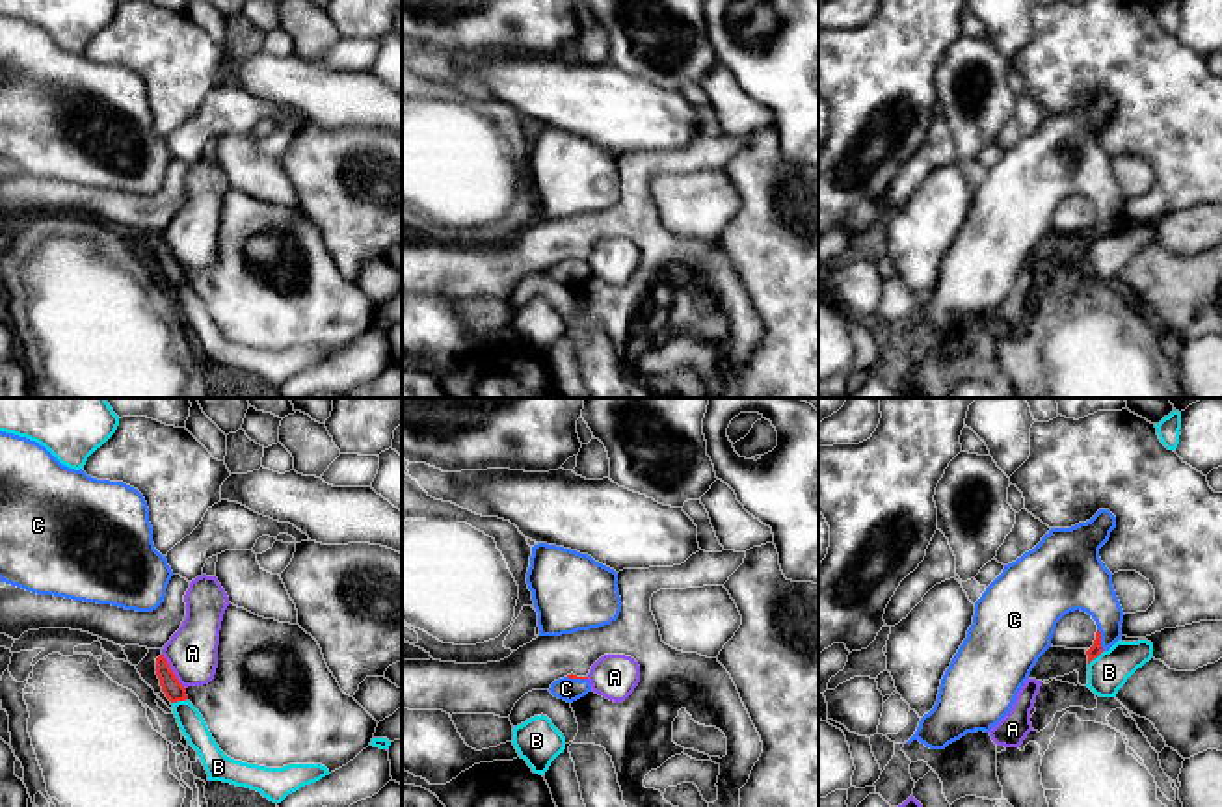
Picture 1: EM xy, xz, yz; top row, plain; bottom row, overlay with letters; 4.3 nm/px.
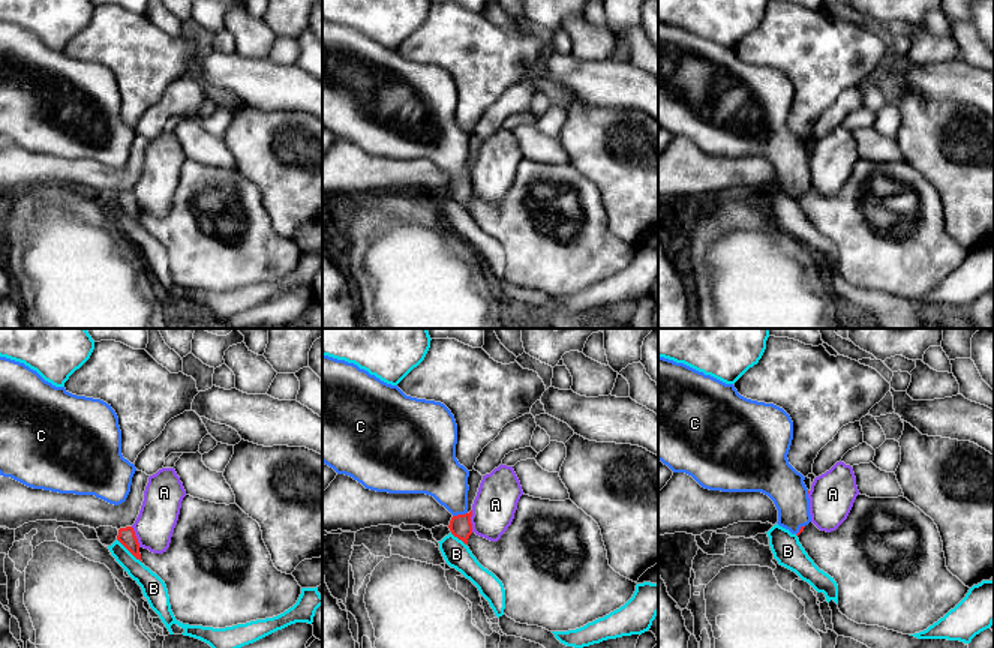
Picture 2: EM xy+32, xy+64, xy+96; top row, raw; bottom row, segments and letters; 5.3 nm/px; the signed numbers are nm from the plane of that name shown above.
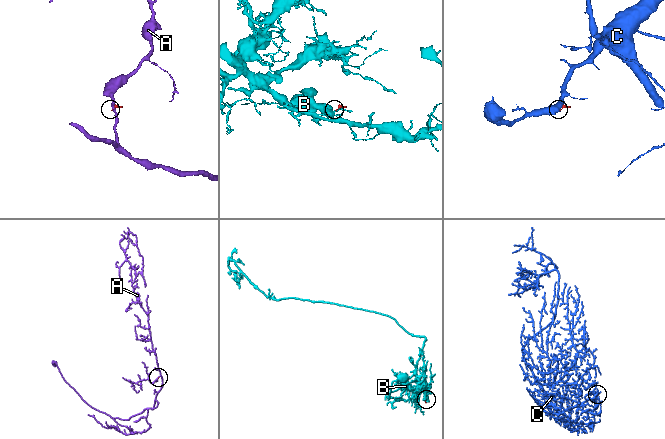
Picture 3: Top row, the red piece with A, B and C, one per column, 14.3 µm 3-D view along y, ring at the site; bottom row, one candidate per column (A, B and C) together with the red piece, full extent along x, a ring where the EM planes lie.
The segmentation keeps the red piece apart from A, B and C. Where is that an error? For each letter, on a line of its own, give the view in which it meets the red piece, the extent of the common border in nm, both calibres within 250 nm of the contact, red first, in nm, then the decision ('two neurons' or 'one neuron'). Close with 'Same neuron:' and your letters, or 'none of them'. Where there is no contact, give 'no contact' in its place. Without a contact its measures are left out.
A: meets red in xy; contact 190 nm long; 90 nm thick on the red side, 220 nm on the other; two neurons
B: meets red in xy; contact 80 nm long; 90 nm thick on the red side, 110 nm on the other; two neurons
C: meets red in yz; contact 100 nm long; 60 nm thick on the red side, 220 nm on the other; one neuron
Same neuron: C

